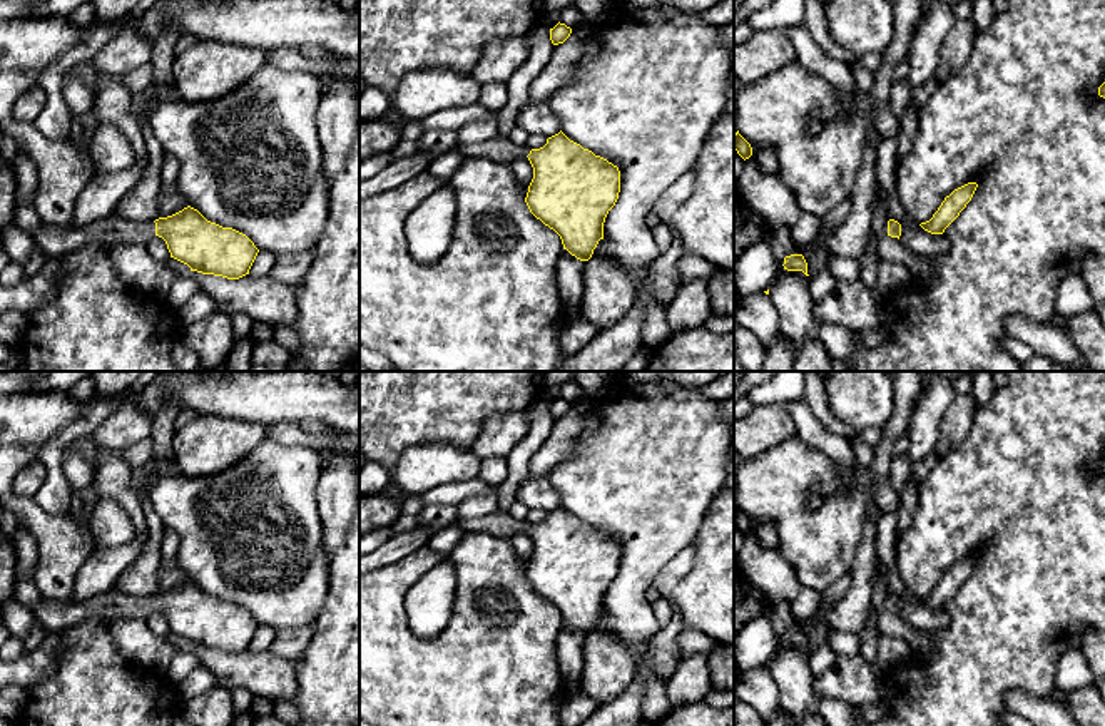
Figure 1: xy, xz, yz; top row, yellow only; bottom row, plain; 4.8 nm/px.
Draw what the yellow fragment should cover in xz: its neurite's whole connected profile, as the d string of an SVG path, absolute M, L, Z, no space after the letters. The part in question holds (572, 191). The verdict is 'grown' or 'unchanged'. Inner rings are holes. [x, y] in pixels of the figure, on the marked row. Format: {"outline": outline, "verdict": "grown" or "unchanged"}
{"outline": "M562 130L540 149L518 146L505 139L480 144L456 142L466 157L486 157L510 164L527 157L533 167L525 202L530 212L553 229L572 256L588 261L603 239L603 222L620 192L620 171L570 141Z", "verdict": "grown"}

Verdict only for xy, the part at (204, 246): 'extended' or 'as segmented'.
extended

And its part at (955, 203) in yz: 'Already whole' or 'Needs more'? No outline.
Already whole

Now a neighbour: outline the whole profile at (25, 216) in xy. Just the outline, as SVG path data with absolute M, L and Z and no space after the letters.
M18 194L15 196L15 221L17 224L25 229L27 233L35 233L40 226L40 217L35 212L33 204L25 202L18 197Z

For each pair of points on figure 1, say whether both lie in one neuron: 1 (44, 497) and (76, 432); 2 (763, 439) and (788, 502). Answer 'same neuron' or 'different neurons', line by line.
1: same neuron
2: different neurons

